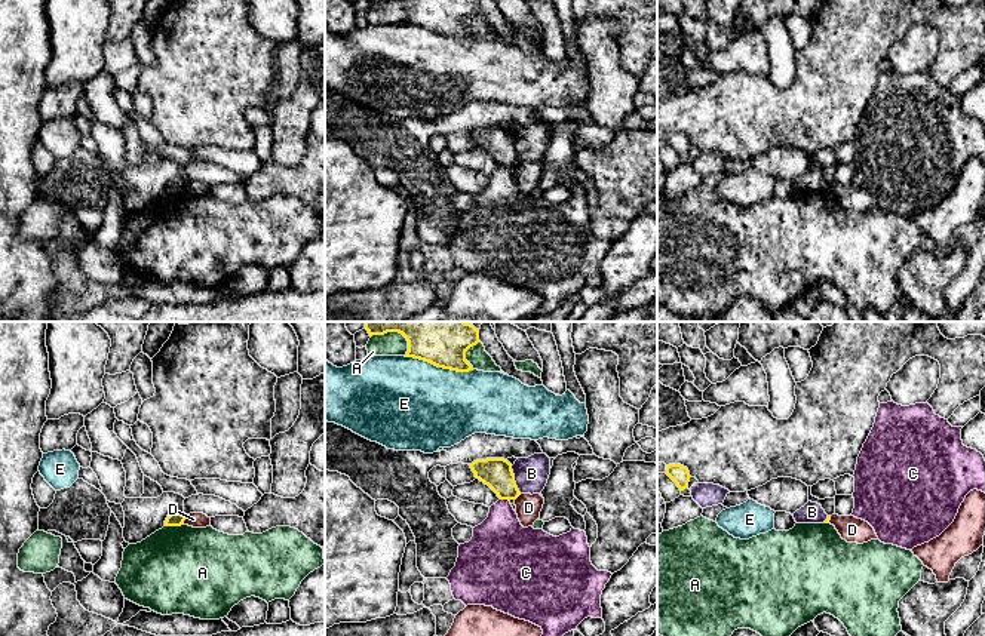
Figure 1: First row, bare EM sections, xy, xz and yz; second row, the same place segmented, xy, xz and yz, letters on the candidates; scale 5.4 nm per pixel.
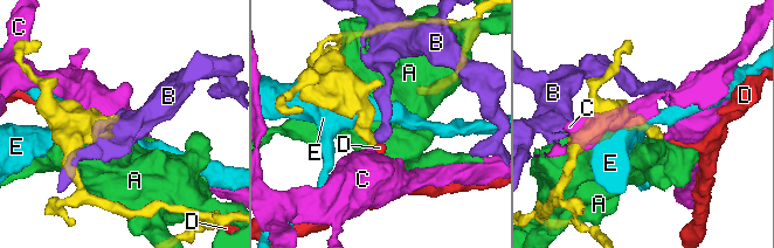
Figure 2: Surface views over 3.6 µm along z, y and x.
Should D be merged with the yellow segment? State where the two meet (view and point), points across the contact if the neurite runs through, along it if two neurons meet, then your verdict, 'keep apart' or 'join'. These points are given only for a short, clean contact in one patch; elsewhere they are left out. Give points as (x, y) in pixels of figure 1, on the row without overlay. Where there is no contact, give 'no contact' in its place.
meets yellow in xy at (184, 187); border along xy (186, 183), (183, 191); keep apart

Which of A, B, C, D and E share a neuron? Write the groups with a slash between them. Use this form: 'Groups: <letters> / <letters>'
Groups: A / B / C / D / E

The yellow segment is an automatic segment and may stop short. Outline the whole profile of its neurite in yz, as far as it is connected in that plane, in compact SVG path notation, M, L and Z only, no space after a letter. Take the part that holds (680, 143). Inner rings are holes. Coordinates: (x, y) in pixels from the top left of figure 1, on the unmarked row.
M669 132L666 133L666 142L676 151L679 159L688 156L688 150L691 144L687 135L681 132Z

